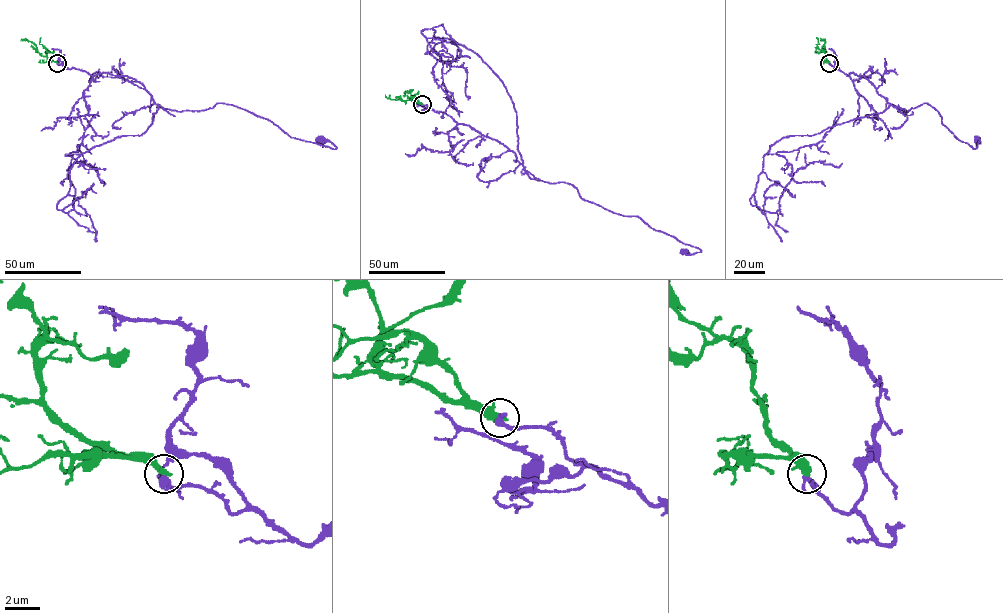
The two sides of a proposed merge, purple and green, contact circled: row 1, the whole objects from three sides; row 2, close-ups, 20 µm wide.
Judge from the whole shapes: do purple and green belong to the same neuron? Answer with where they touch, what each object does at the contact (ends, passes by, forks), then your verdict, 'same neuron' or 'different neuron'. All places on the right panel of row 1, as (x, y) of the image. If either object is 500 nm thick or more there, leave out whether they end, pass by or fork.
place (829, 63); purple ends; green ends; different neuron

